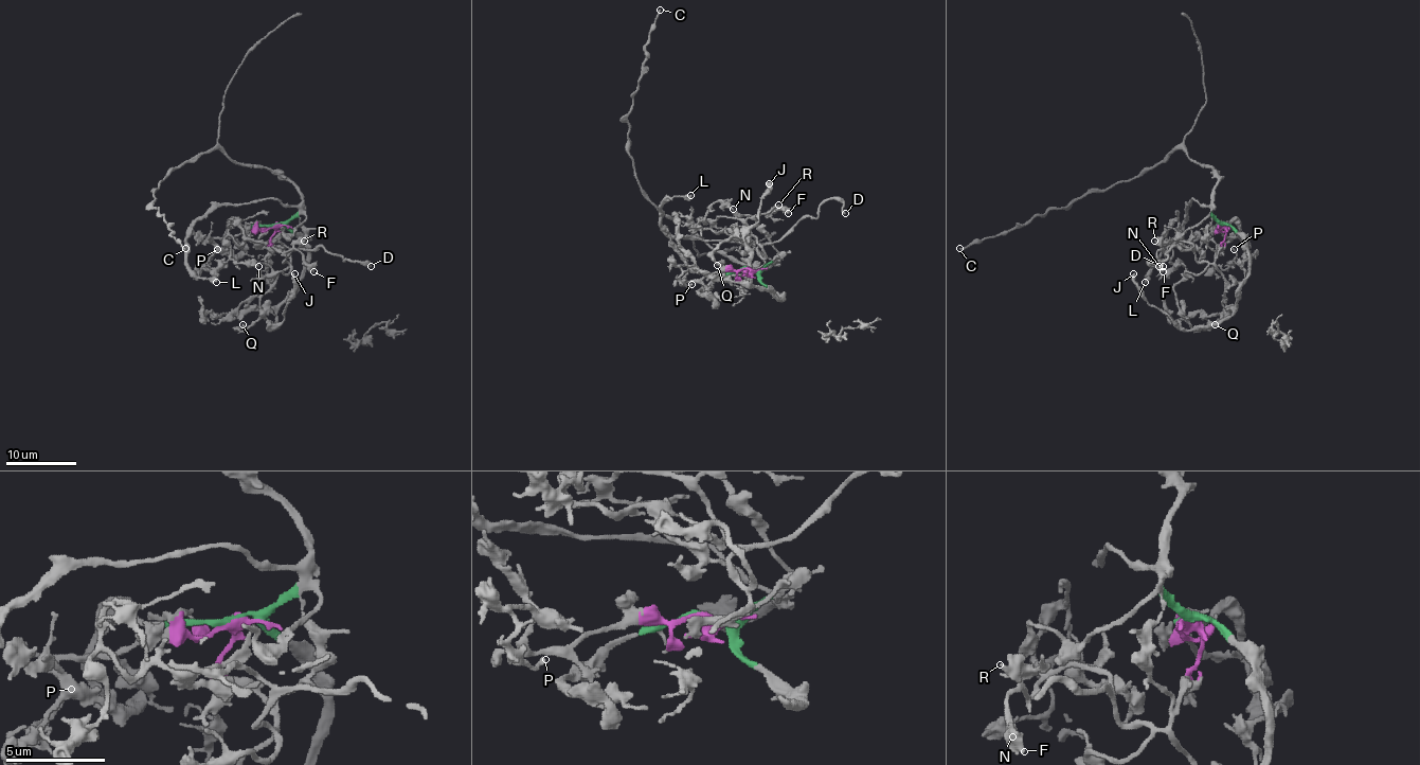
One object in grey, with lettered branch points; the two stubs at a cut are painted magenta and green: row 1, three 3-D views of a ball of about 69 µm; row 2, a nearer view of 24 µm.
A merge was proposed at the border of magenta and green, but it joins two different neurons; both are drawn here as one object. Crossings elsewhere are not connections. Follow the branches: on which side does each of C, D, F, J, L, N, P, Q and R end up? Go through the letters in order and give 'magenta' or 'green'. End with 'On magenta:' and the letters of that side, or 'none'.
C: green
D: magenta
F: magenta
J: green
L: green
N: magenta
P: magenta
Q: magenta
R: magenta
On magenta: D, F, N, P, Q, R

